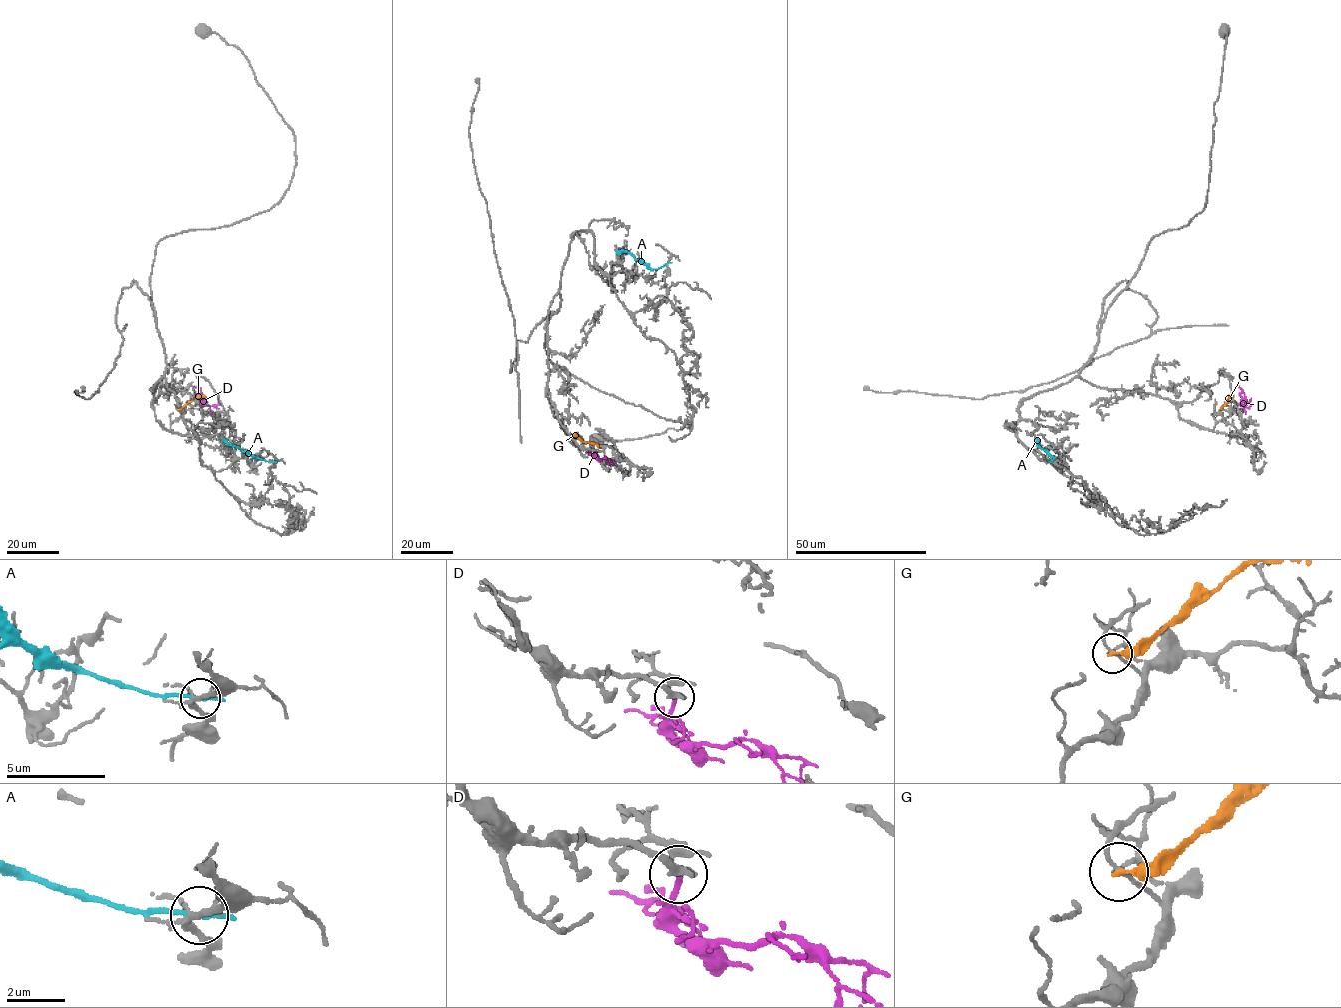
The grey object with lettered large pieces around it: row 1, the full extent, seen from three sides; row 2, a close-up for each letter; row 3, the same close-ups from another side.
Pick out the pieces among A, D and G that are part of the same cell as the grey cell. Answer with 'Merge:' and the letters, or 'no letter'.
Merge: D

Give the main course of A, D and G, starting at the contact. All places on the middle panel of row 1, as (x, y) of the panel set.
A: (668, 263), (650, 269), (625, 251), (616, 253)
D: (595, 452), (595, 457), (612, 460), (612, 465)
G: (572, 437), (577, 436), (600, 448)

